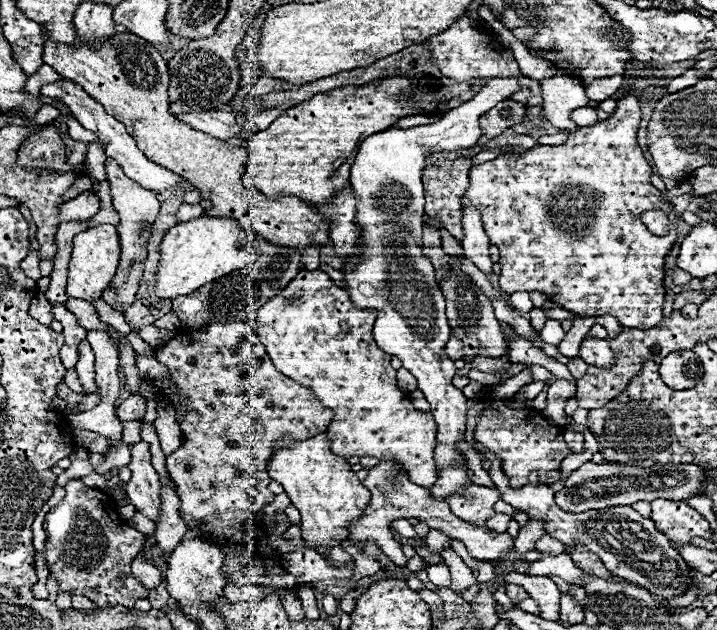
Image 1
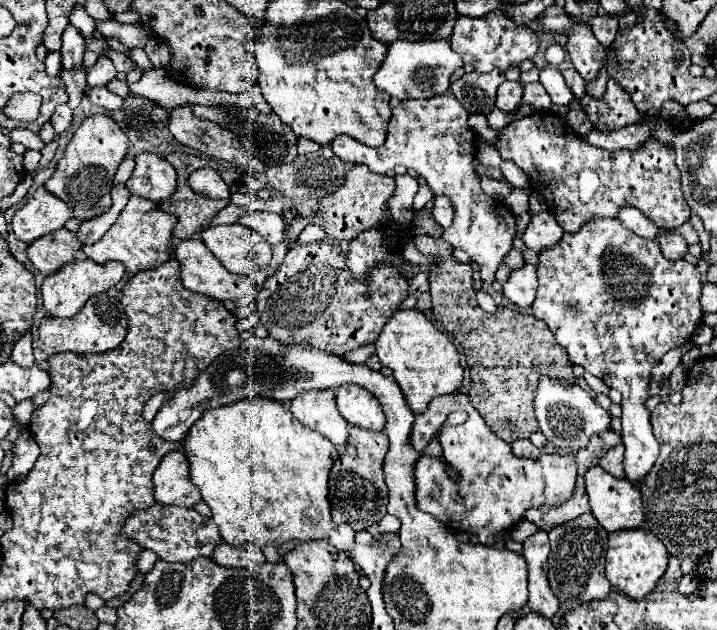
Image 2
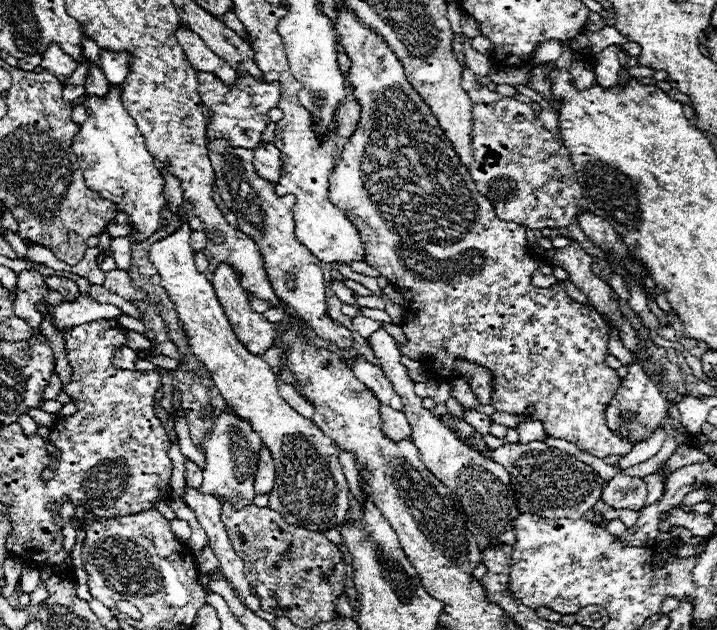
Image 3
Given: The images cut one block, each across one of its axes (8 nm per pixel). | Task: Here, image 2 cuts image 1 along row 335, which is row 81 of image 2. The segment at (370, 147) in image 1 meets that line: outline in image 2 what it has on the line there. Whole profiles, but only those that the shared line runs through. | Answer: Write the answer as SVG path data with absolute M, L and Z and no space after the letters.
M394 40L392 44L386 44L386 56L380 62L378 72L374 74L374 84L382 92L388 92L392 98L398 98L398 100L430 98L430 96L448 92L450 76L460 66L462 66L462 60L450 48L448 40L436 40L436 42Z

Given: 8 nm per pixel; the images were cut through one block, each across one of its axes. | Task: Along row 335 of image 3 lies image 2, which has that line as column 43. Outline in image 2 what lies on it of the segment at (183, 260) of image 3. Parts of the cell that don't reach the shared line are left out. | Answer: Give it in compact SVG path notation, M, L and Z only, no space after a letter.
M40 186L26 204L14 212L12 230L18 240L30 244L44 234L60 230L68 218L72 218L72 208Z

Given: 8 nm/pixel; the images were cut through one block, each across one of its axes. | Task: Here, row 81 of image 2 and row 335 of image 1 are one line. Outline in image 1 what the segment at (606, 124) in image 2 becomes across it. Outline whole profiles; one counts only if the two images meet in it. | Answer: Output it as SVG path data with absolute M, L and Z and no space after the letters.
M610 314L598 316L598 318L596 318L596 322L598 322L598 324L602 324L602 326L608 330L608 336L610 336L610 338L614 338L614 334L618 334L618 332L622 330L622 326L620 326L618 318L614 318L614 316L610 316Z

